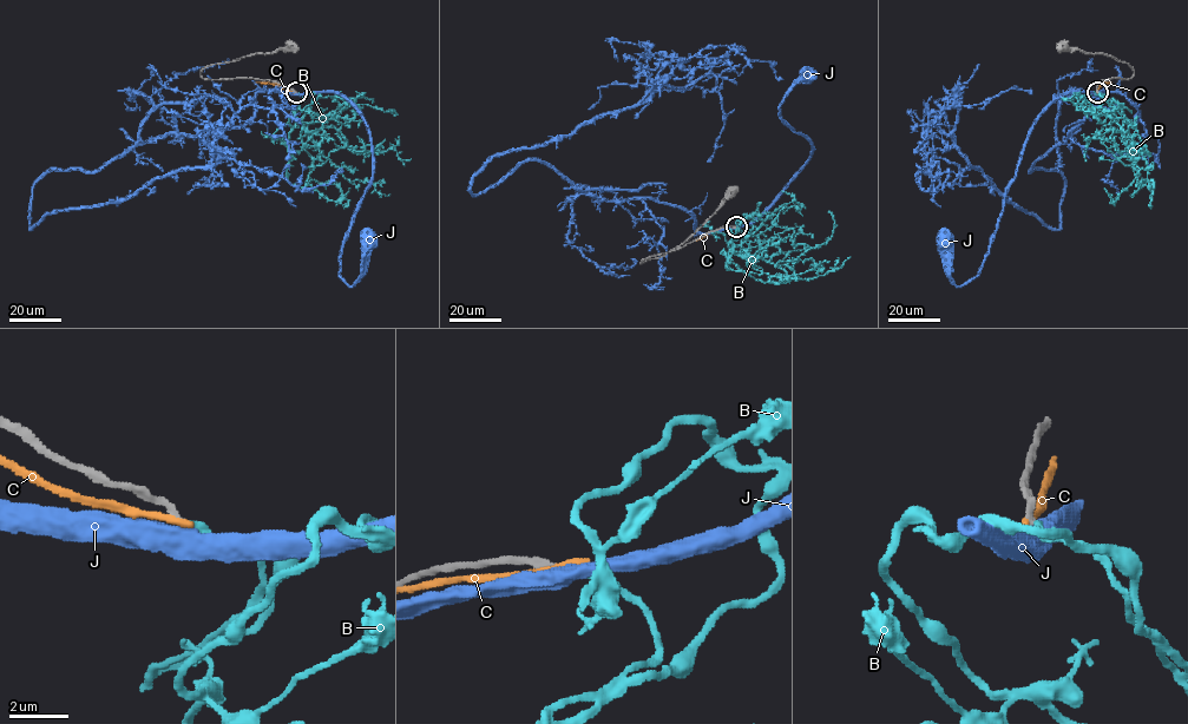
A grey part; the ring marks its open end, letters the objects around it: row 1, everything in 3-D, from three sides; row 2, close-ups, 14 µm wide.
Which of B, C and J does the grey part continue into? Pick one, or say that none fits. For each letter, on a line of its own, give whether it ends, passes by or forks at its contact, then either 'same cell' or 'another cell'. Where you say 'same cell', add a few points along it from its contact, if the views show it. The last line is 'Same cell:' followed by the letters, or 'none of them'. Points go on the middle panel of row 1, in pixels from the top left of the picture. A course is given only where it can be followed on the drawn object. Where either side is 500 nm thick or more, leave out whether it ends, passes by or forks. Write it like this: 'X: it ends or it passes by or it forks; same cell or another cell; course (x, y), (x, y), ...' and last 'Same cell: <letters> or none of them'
B: it ends; same cell; course (735, 228), (742, 235), (733, 243), (745, 251), (728, 252), (726, 265), (757, 280), (782, 280)
C: it ends; another cell
J: another cell
Same cell: B

